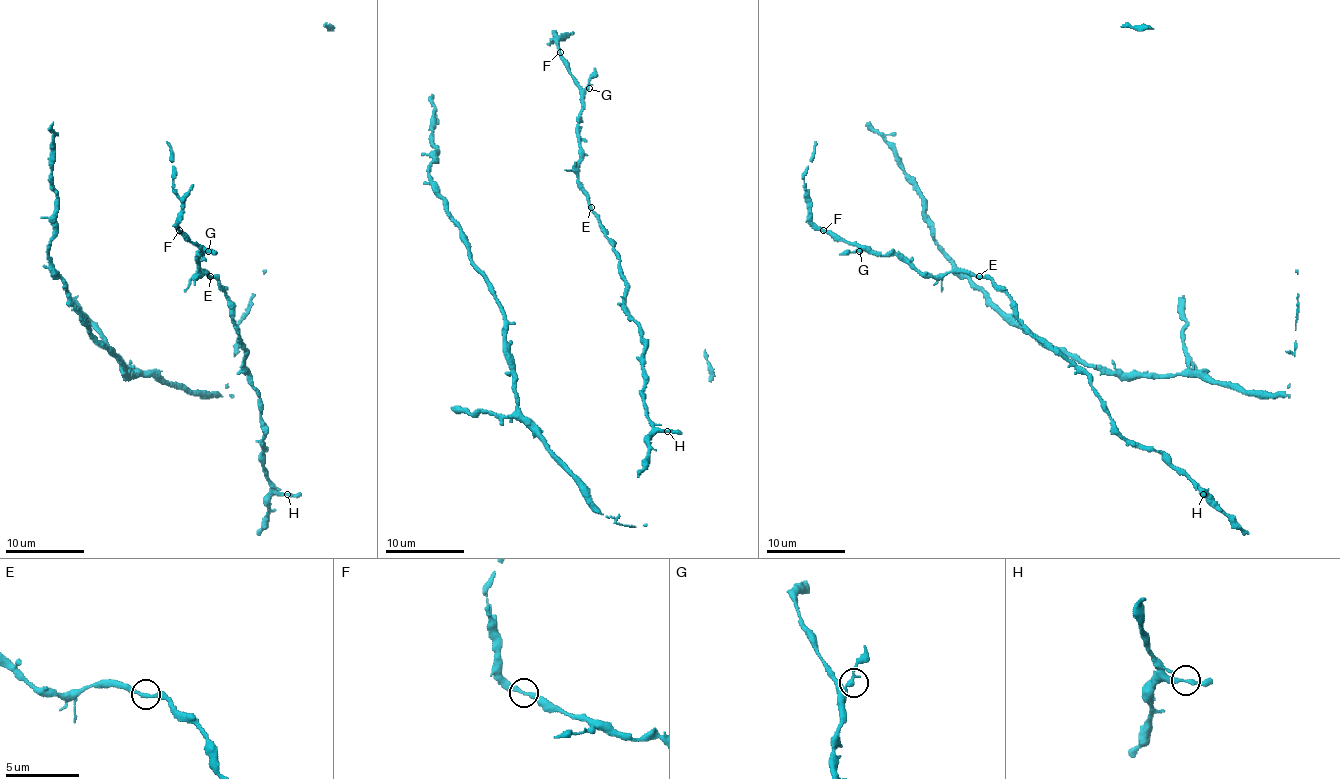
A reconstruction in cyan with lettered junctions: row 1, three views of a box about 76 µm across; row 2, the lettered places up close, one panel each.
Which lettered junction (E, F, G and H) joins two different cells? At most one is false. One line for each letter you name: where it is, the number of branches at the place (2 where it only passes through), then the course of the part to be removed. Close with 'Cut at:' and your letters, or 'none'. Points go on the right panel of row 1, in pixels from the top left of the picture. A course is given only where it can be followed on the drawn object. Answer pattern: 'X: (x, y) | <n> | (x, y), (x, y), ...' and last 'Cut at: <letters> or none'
Cut at: none

